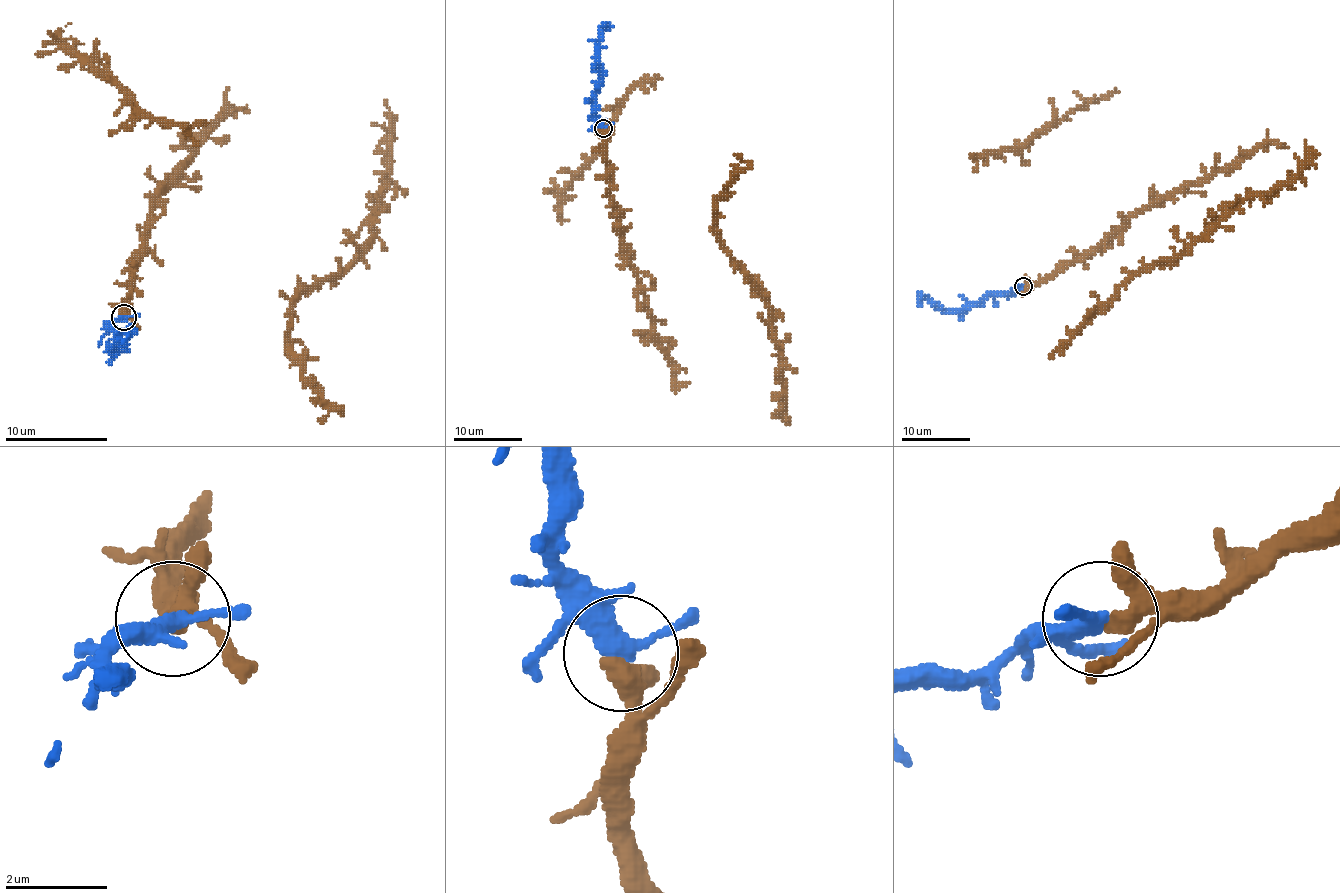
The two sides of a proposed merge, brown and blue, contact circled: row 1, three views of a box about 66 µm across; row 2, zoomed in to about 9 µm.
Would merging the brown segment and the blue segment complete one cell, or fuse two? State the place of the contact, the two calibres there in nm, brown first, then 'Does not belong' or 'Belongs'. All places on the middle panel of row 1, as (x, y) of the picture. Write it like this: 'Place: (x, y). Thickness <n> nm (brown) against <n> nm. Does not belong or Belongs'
Place: (603, 128). Thickness 320 nm (brown) against 320 nm. Belongs

